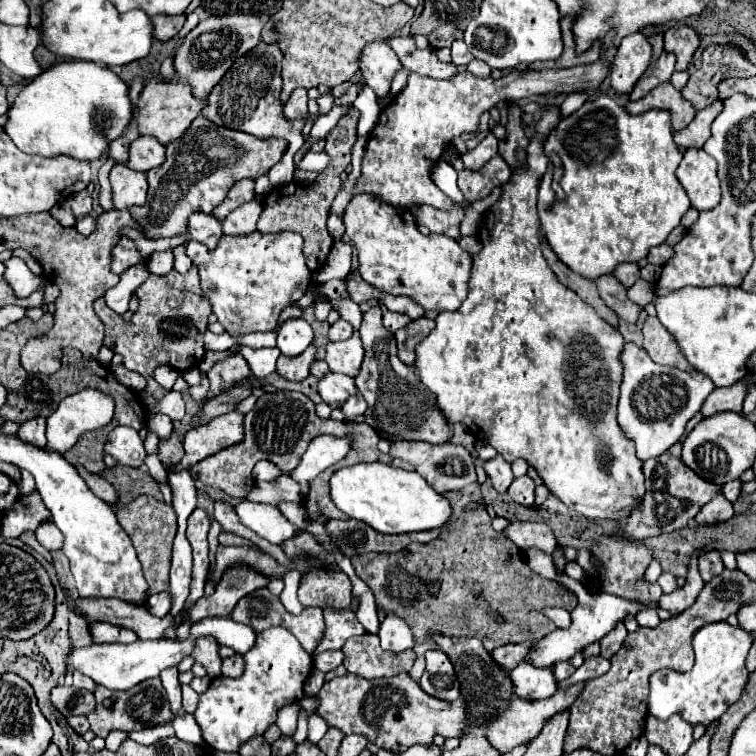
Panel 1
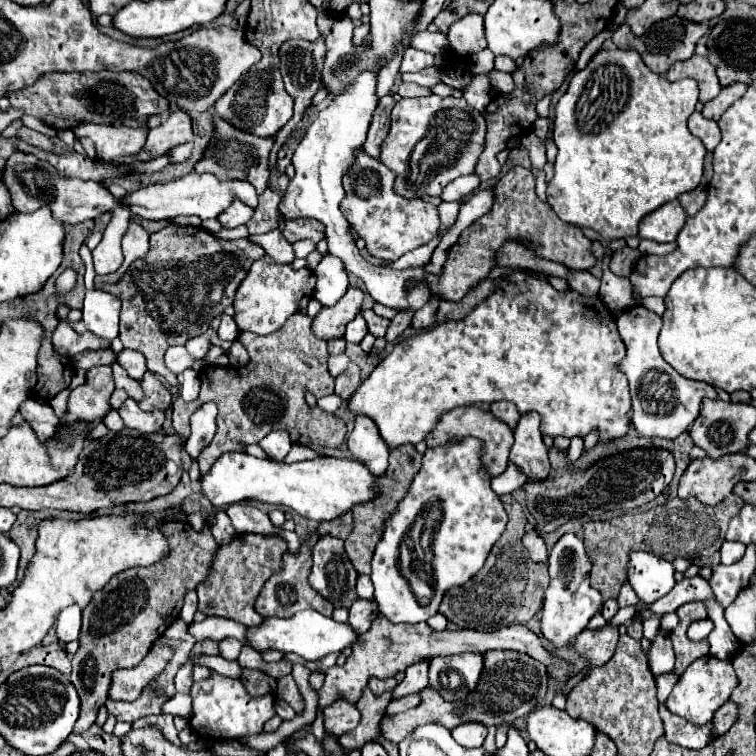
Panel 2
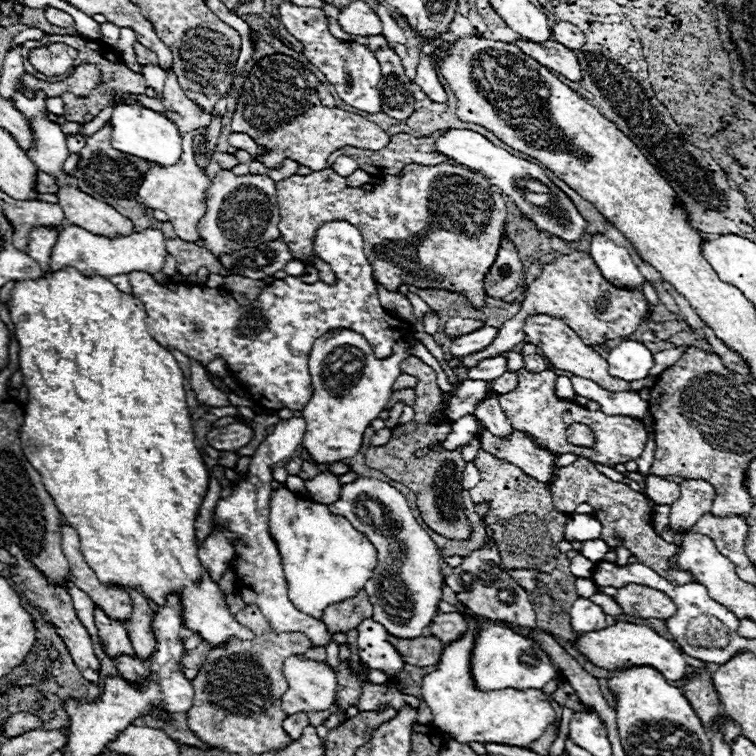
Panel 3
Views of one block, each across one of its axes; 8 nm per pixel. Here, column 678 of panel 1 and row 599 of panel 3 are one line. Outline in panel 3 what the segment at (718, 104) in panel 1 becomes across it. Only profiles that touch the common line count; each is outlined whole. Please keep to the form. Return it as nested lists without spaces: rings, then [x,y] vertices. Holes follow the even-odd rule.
[[[130,590],[130,600],[132,600],[132,614],[124,622],[128,638],[132,640],[132,648],[138,656],[150,658],[154,652],[154,644],[156,644],[154,634],[150,630],[154,612],[152,612],[148,600],[138,590]]]

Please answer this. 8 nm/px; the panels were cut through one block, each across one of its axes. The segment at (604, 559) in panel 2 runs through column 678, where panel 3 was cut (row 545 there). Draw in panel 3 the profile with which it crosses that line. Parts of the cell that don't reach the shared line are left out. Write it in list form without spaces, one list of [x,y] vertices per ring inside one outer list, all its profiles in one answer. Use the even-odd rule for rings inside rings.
[[[478,450],[474,464],[480,470],[482,480],[476,488],[470,490],[470,496],[474,502],[490,500],[492,504],[486,522],[494,530],[504,568],[530,568],[538,572],[552,572],[556,568],[556,558],[560,552],[556,546],[564,536],[566,514],[554,508],[550,490],[536,478],[530,478],[518,466],[484,450]]]

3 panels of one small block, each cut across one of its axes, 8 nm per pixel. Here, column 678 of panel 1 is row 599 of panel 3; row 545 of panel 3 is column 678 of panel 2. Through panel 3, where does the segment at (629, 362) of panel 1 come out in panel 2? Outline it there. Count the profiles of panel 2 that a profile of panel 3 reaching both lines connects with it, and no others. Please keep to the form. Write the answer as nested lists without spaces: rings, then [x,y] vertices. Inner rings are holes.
[[[634,306],[618,318],[618,332],[626,344],[626,358],[620,362],[620,370],[628,376],[632,394],[632,424],[642,436],[676,438],[698,418],[702,398],[716,398],[716,390],[710,384],[688,380],[680,376],[660,354],[658,334],[662,318],[644,306]]]

